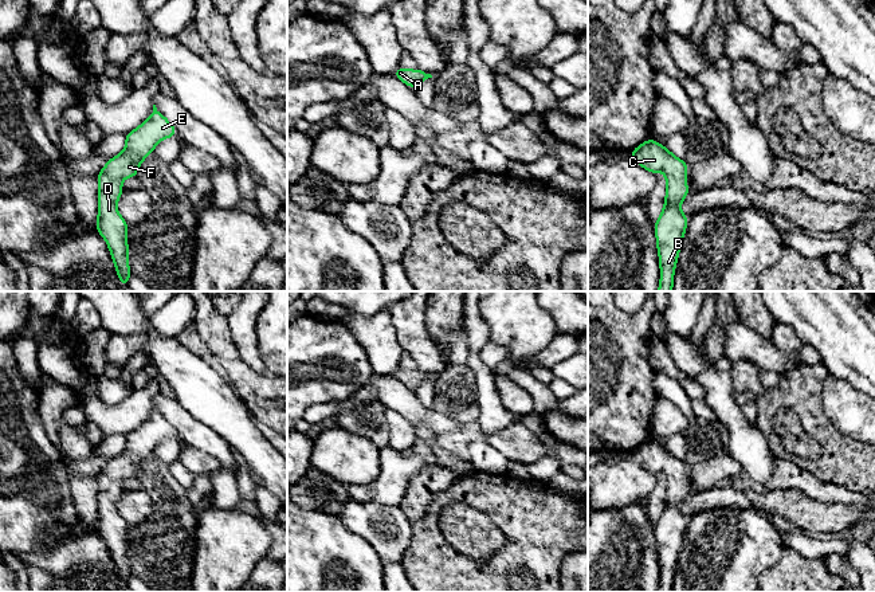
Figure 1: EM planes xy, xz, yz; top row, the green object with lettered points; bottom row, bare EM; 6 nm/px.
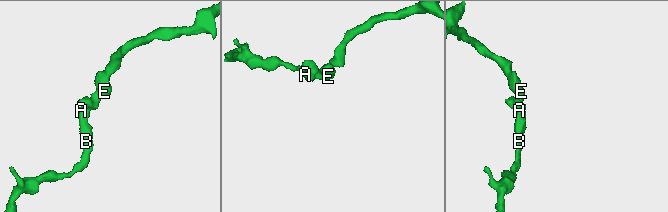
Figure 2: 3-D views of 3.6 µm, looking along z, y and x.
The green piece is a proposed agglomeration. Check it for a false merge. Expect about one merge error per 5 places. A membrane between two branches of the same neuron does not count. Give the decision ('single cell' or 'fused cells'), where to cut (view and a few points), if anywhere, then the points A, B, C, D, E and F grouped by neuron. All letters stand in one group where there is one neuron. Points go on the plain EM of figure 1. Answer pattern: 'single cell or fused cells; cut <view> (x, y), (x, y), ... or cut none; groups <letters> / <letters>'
single cell; cut none; groups A B C D E F

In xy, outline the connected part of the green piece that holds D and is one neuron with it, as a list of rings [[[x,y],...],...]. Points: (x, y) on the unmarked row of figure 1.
[[[153,405],[152,416],[137,430],[129,432],[122,454],[109,460],[98,478],[98,521],[97,532],[110,550],[119,585],[125,588],[132,577],[127,561],[127,524],[117,511],[117,502],[123,493],[121,482],[136,478],[140,464],[165,439],[177,436],[174,427]]]

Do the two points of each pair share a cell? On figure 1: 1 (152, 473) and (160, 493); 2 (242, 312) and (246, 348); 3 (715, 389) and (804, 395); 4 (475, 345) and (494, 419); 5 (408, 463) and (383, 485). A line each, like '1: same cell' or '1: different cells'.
1: same cell
2: same cell
3: different cells
4: same cell
5: same cell

